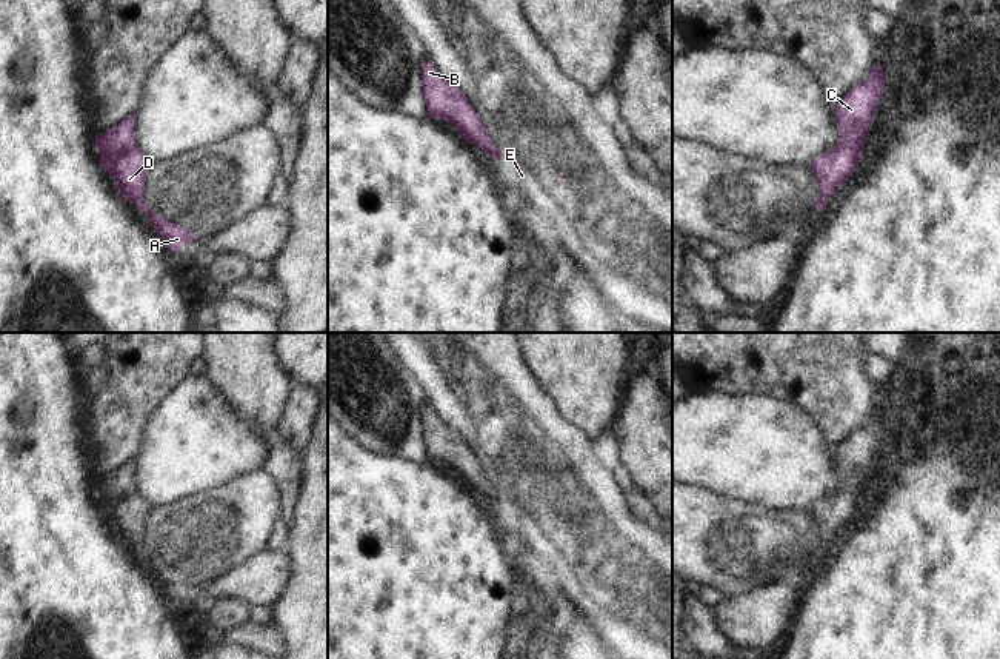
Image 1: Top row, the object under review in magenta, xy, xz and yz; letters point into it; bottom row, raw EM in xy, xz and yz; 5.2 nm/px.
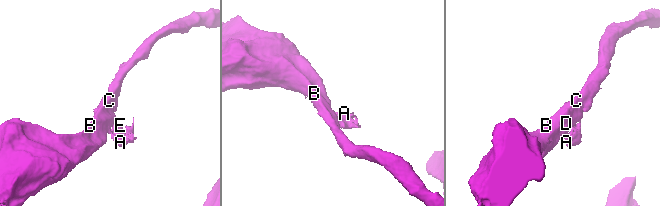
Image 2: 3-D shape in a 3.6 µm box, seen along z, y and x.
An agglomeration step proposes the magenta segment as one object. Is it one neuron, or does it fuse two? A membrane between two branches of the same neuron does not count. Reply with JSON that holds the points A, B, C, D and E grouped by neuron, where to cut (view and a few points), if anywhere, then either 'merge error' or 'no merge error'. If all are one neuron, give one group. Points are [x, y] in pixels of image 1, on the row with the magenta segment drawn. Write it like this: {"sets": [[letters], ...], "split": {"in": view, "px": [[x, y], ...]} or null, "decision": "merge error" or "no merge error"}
{"sets": [["A", "E"], ["B", "C", "D"]], "split": {"in": "xy", "px": [[143, 191], [143, 199], [139, 205]]}, "decision": "merge error"}

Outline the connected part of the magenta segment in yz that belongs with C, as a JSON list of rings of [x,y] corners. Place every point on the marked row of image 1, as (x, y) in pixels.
[[[882,63],[868,72],[869,77],[857,83],[845,99],[837,102],[835,122],[840,142],[815,157],[809,166],[818,177],[820,192],[834,196],[854,172],[865,151],[865,137],[874,123],[874,111],[885,92]]]

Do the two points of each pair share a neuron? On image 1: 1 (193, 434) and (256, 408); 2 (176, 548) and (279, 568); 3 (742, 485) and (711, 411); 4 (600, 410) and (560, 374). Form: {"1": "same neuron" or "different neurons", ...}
{"1": "different neurons", "2": "different neurons", "3": "same neuron", "4": "same neuron"}

